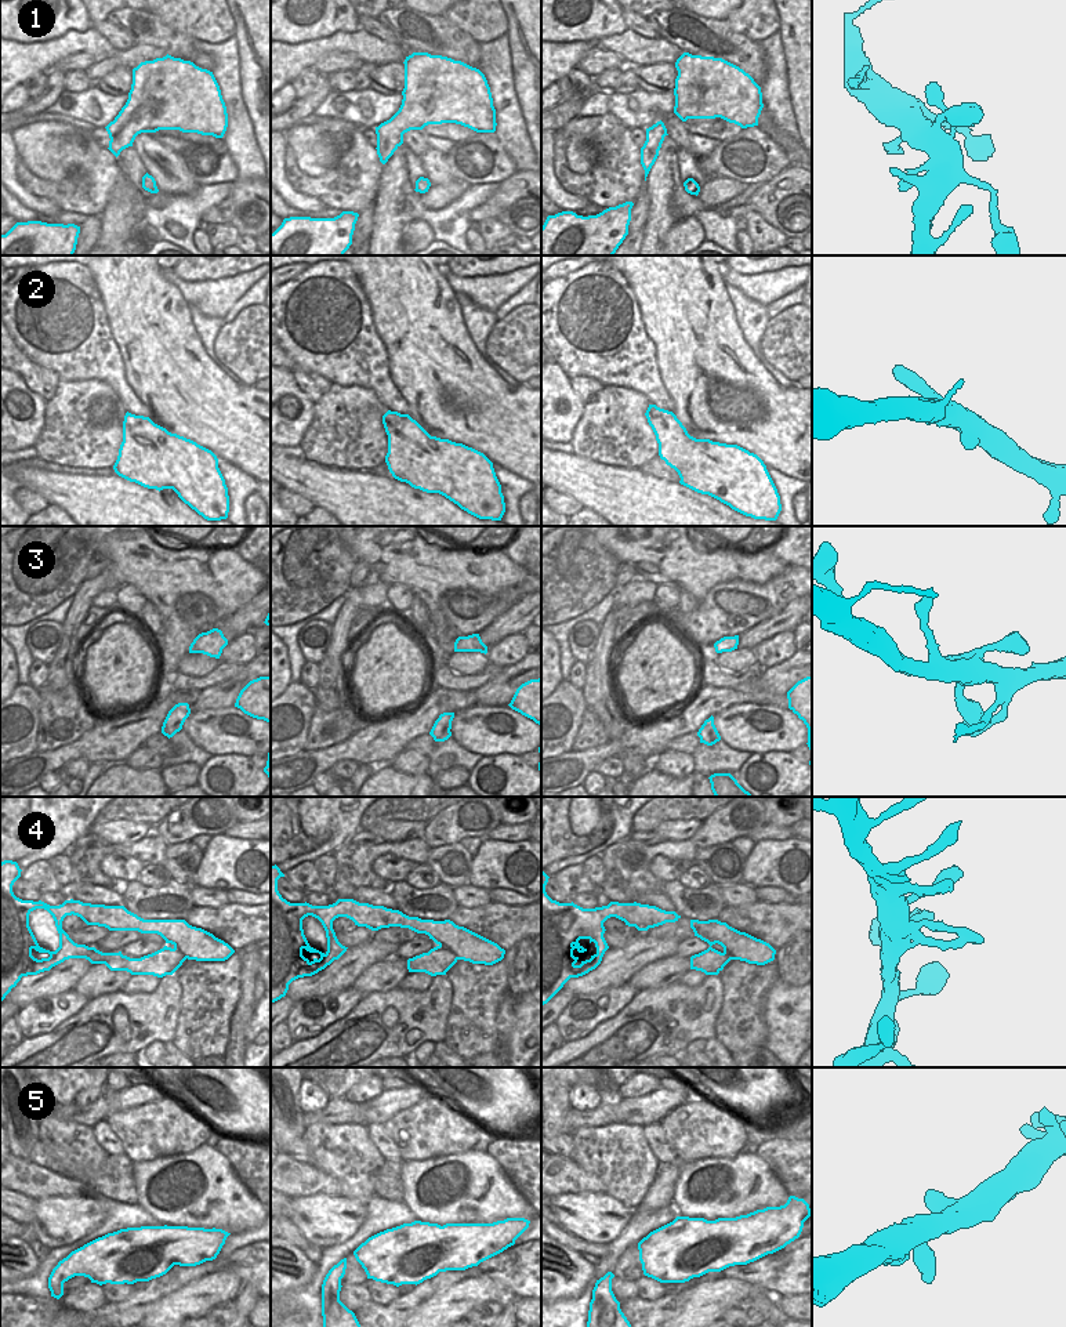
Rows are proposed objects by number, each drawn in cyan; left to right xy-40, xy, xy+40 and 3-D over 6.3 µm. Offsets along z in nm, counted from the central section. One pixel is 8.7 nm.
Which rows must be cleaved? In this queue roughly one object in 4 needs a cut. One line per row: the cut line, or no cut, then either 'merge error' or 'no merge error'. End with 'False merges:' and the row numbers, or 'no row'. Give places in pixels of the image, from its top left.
1: no cut; no merge error
2: no cut; no merge error
3: no cut; no merge error
4: no cut; no merge error
5: no cut; no merge error
False merges: no row

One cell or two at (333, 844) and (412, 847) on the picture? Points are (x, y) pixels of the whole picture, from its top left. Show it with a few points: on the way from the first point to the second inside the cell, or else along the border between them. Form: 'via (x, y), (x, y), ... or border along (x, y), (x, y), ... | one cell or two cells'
border along (348, 840), (330, 854) | two cells

